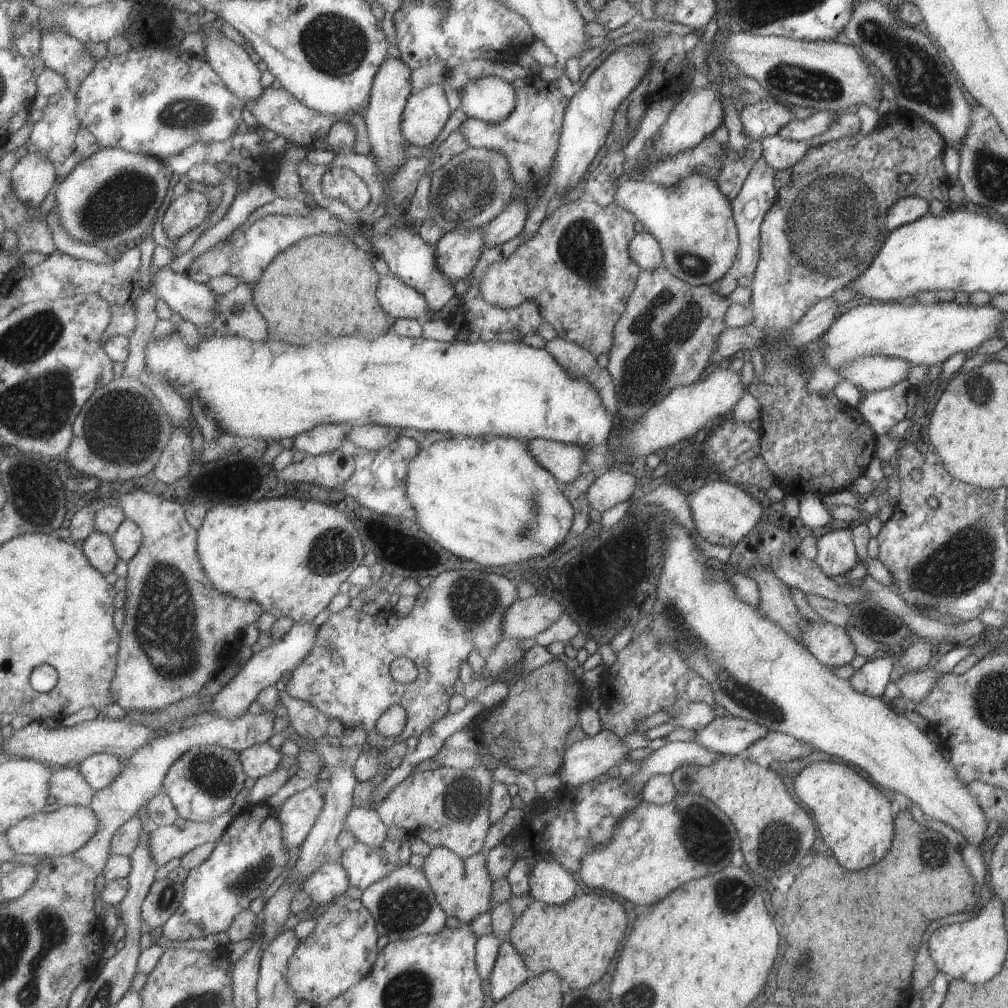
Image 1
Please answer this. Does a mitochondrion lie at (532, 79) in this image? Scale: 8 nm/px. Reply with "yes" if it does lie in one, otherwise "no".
no

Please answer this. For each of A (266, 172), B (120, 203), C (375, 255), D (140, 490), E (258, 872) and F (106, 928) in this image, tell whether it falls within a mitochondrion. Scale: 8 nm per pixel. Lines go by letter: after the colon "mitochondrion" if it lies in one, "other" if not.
A: other
B: mitochondrion
C: other
D: other
E: mitochondrion
F: other

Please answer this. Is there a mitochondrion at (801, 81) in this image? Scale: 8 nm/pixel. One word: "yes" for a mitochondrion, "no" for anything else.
yes

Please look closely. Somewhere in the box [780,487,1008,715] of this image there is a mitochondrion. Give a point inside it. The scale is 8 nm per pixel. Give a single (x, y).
(966, 558)

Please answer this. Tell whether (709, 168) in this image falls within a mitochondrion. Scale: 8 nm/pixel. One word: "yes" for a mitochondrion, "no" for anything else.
no

